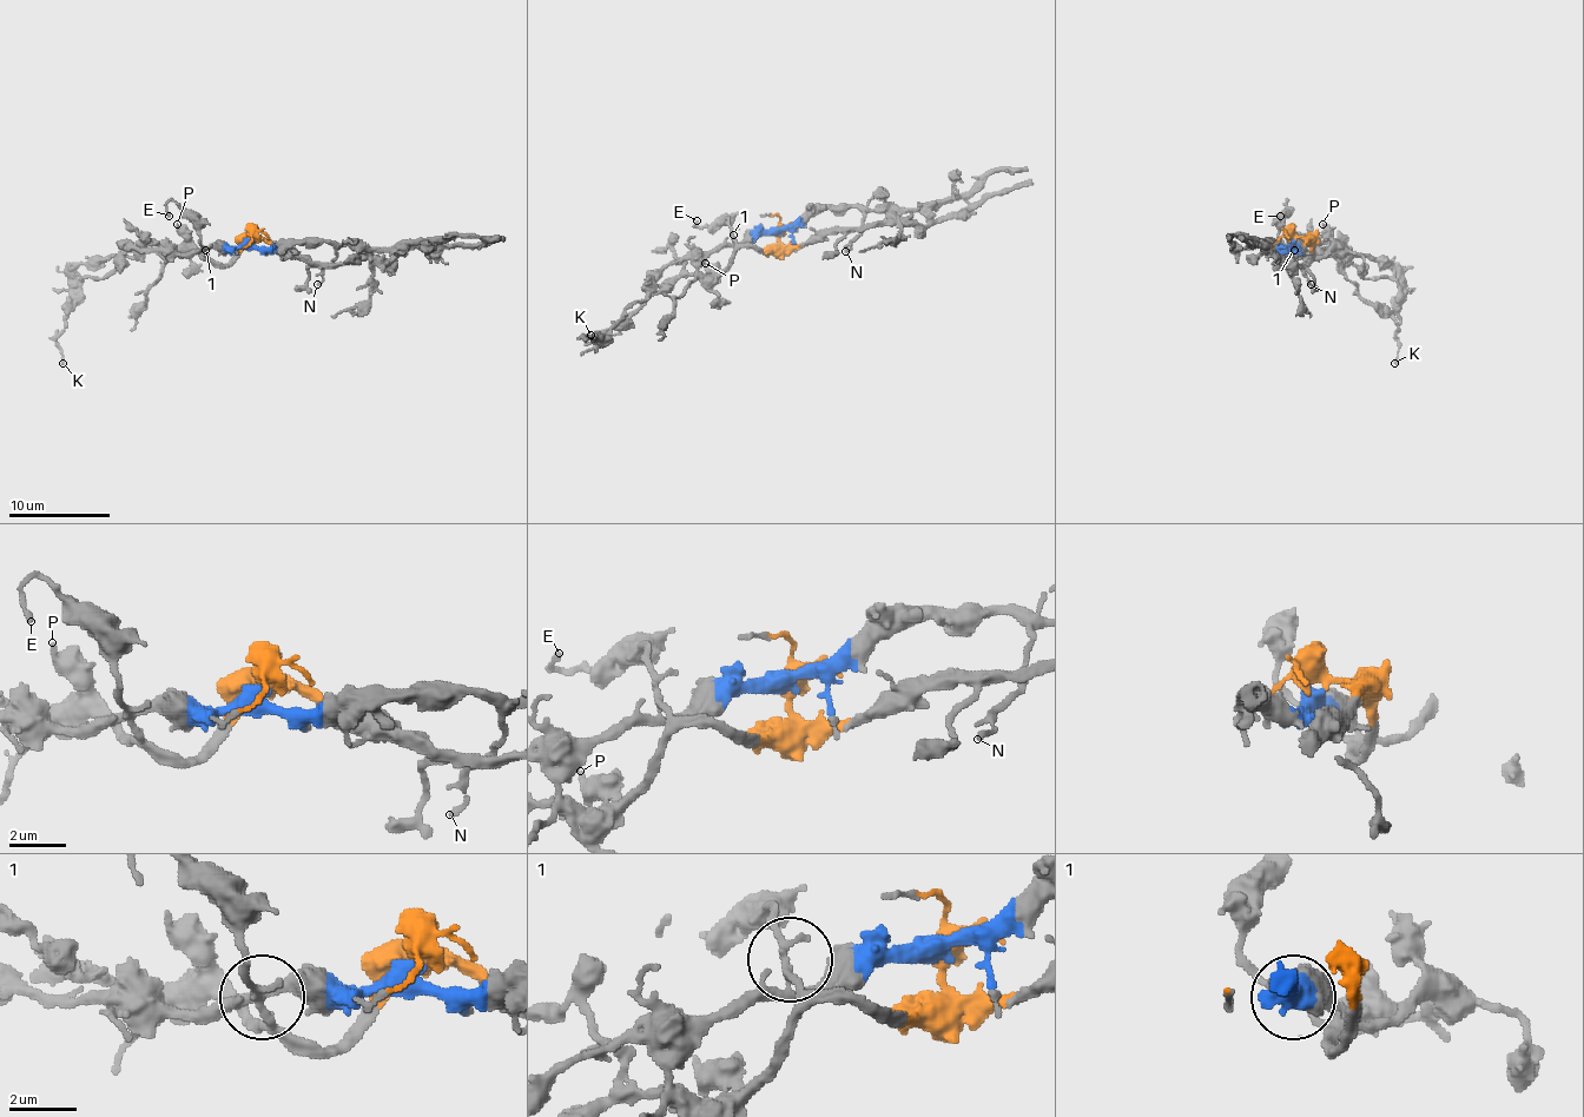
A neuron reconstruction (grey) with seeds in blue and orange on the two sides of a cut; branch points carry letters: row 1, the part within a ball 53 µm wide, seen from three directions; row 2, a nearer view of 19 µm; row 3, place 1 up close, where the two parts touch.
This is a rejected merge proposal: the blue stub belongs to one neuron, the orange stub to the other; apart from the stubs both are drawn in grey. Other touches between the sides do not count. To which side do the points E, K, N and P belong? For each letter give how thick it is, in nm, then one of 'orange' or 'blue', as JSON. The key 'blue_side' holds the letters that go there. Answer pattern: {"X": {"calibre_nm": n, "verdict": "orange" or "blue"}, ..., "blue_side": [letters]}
{"E": {"calibre_nm": 170, "verdict": "orange"}, "K": {"calibre_nm": 140, "verdict": "blue"}, "N": {"calibre_nm": 190, "verdict": "blue"}, "P": {"calibre_nm": 280, "verdict": "orange"}, "blue_side": ["K", "N"]}

